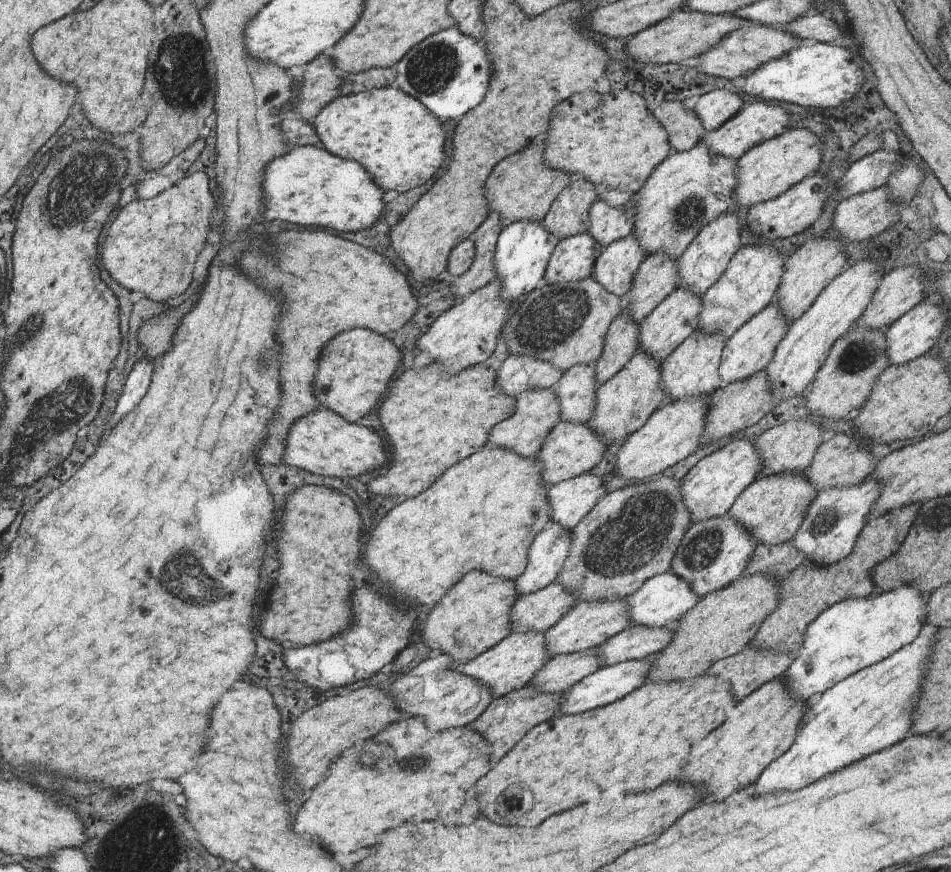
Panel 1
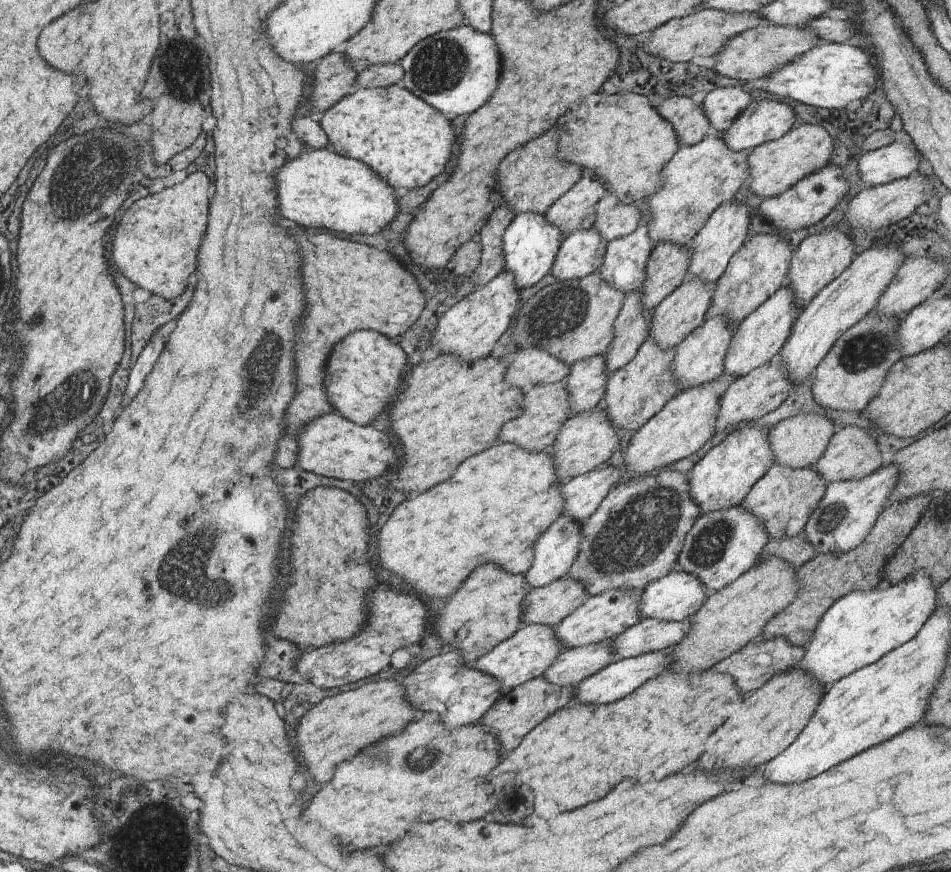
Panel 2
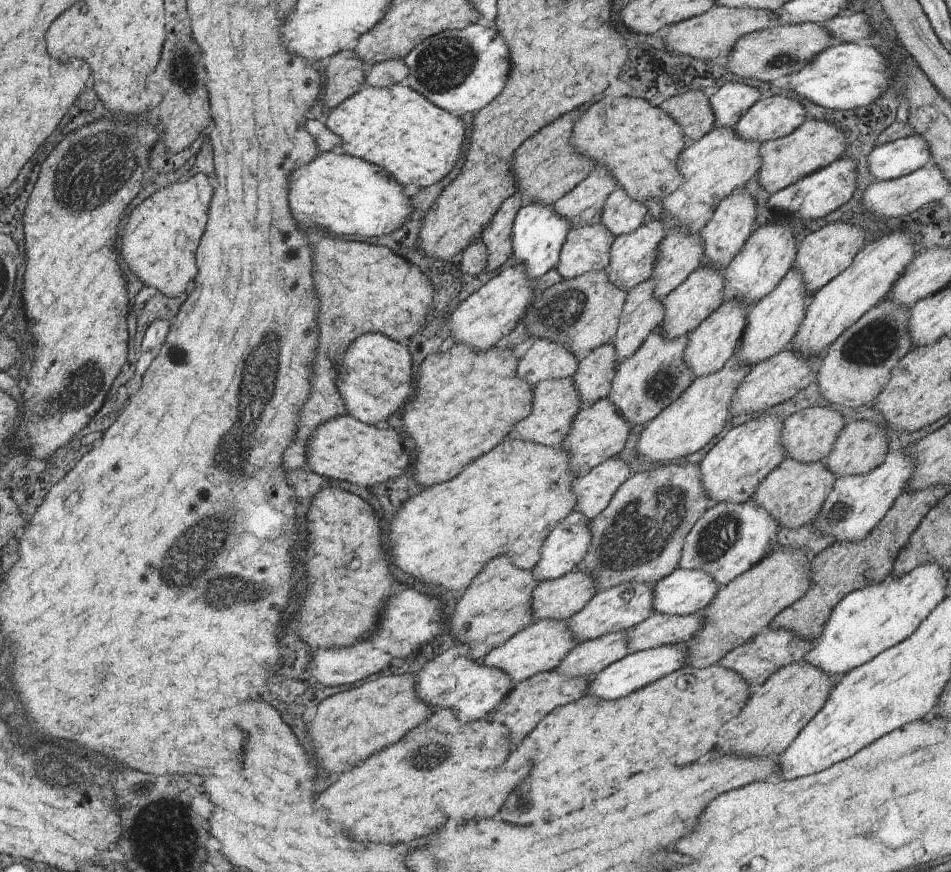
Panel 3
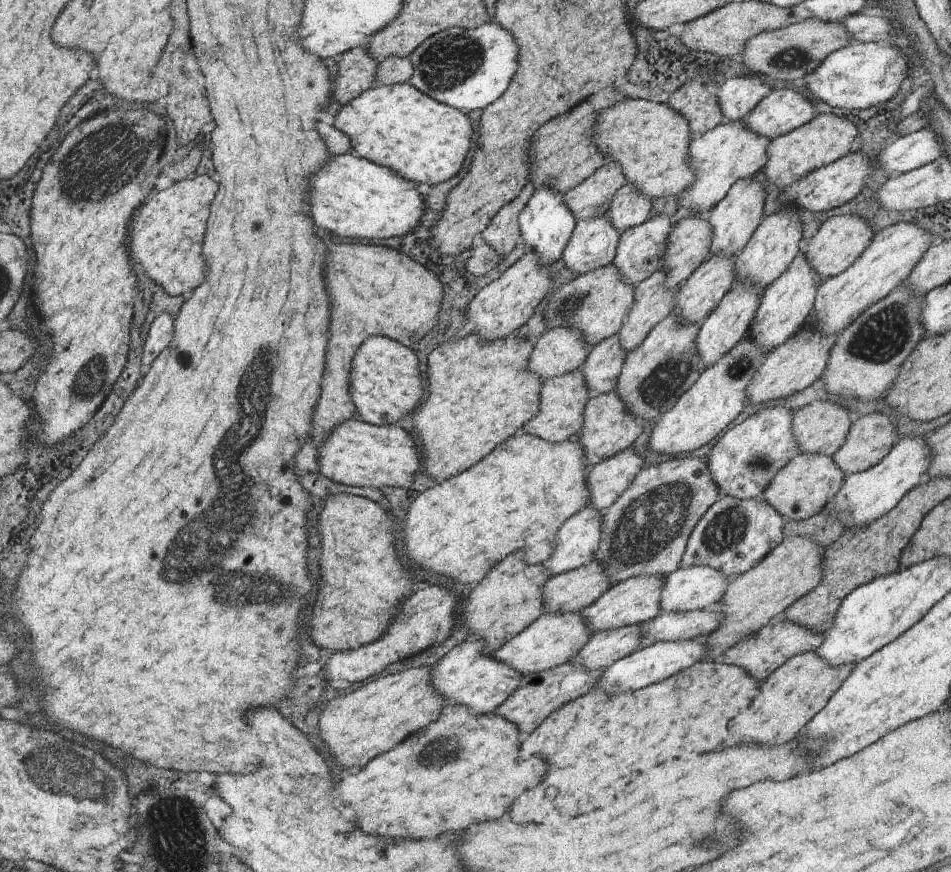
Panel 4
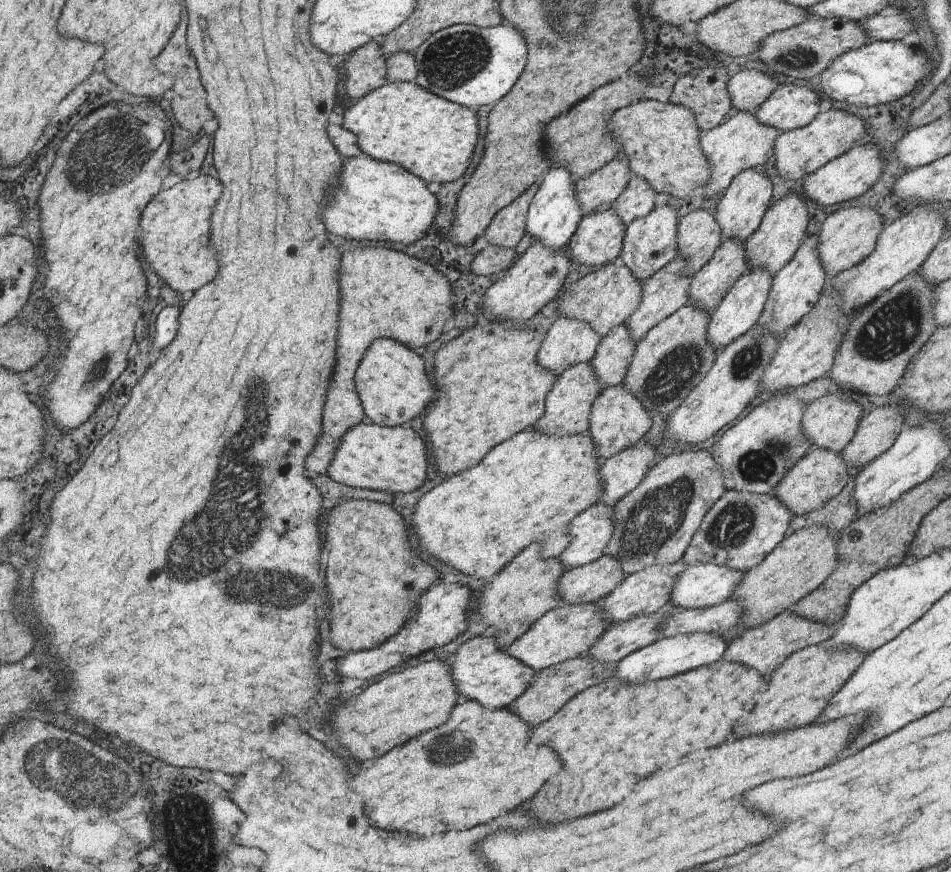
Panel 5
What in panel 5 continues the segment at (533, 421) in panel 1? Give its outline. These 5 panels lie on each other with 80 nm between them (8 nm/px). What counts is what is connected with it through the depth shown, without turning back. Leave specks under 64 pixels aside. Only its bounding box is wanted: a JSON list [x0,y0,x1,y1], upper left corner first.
[532,363,602,437]

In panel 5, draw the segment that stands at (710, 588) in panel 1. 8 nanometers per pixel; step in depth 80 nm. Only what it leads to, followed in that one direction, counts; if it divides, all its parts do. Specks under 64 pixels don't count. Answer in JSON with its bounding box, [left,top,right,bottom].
[682,489,797,573]

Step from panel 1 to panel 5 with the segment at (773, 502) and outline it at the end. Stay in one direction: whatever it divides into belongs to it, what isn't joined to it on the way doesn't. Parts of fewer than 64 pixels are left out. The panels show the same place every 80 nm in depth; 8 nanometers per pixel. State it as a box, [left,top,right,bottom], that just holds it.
[772,447,848,521]

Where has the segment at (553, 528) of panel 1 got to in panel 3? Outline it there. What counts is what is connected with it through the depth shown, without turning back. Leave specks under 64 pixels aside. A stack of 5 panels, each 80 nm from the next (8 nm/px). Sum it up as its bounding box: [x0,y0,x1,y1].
[533,510,591,583]

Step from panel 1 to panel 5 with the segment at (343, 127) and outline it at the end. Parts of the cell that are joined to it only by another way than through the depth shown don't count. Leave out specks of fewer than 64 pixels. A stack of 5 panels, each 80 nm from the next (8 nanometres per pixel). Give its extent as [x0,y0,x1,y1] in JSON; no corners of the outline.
[342,81,478,183]

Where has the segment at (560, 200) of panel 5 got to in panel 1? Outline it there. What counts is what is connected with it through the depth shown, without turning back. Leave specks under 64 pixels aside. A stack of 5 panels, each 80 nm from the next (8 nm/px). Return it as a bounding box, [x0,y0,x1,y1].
[493,219,559,303]

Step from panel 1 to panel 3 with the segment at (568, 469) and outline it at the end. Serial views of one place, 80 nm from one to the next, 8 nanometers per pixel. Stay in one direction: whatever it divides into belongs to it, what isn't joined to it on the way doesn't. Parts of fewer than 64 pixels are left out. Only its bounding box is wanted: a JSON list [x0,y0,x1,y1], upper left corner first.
[561,397,631,475]

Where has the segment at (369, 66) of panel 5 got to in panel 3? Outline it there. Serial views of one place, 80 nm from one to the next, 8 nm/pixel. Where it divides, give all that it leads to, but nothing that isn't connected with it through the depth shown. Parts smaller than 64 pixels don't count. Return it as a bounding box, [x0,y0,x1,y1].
[322,49,366,110]

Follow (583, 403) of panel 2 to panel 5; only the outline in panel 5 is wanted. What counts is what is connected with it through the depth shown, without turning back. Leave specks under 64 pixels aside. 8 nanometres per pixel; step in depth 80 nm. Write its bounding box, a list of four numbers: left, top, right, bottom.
[590,322,637,390]

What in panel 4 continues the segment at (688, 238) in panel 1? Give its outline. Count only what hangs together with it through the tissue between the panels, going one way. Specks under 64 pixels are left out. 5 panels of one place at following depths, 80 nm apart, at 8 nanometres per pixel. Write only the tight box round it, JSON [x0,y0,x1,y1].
[677,120,768,217]

